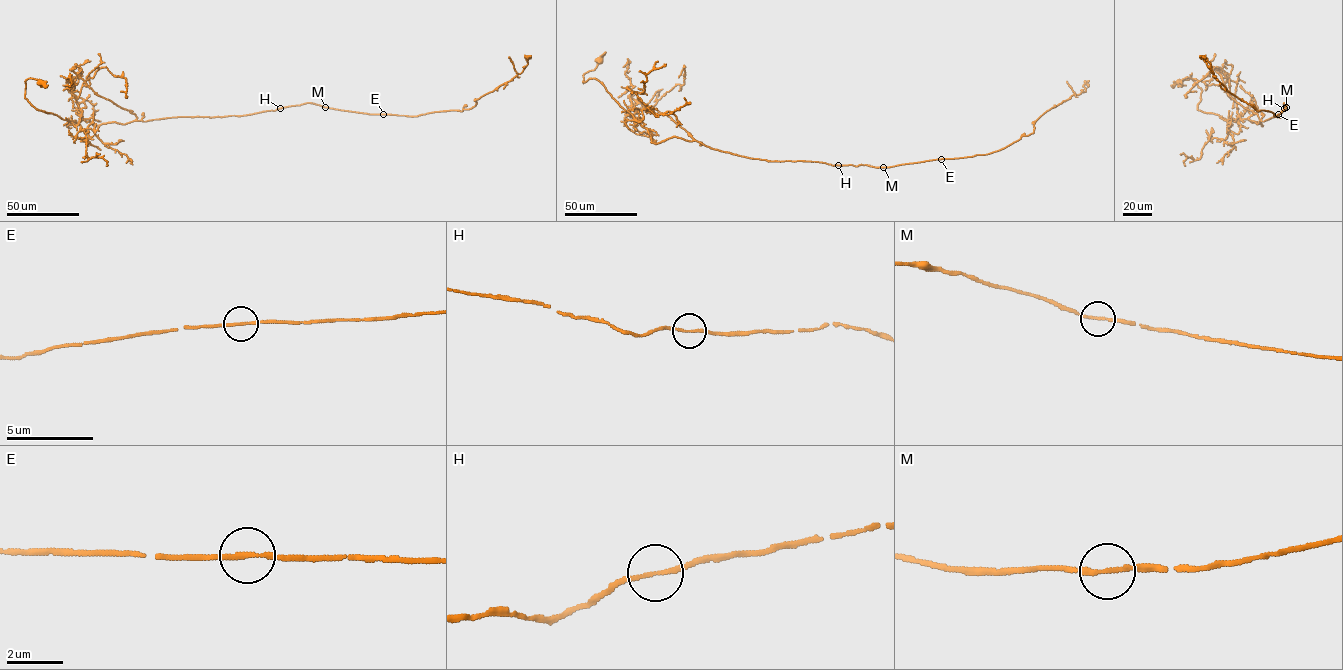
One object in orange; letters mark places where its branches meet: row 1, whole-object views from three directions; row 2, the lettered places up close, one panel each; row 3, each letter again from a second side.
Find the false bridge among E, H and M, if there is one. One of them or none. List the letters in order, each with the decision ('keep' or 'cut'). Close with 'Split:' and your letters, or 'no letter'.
E: keep
H: keep
M: keep
Split: no letter

